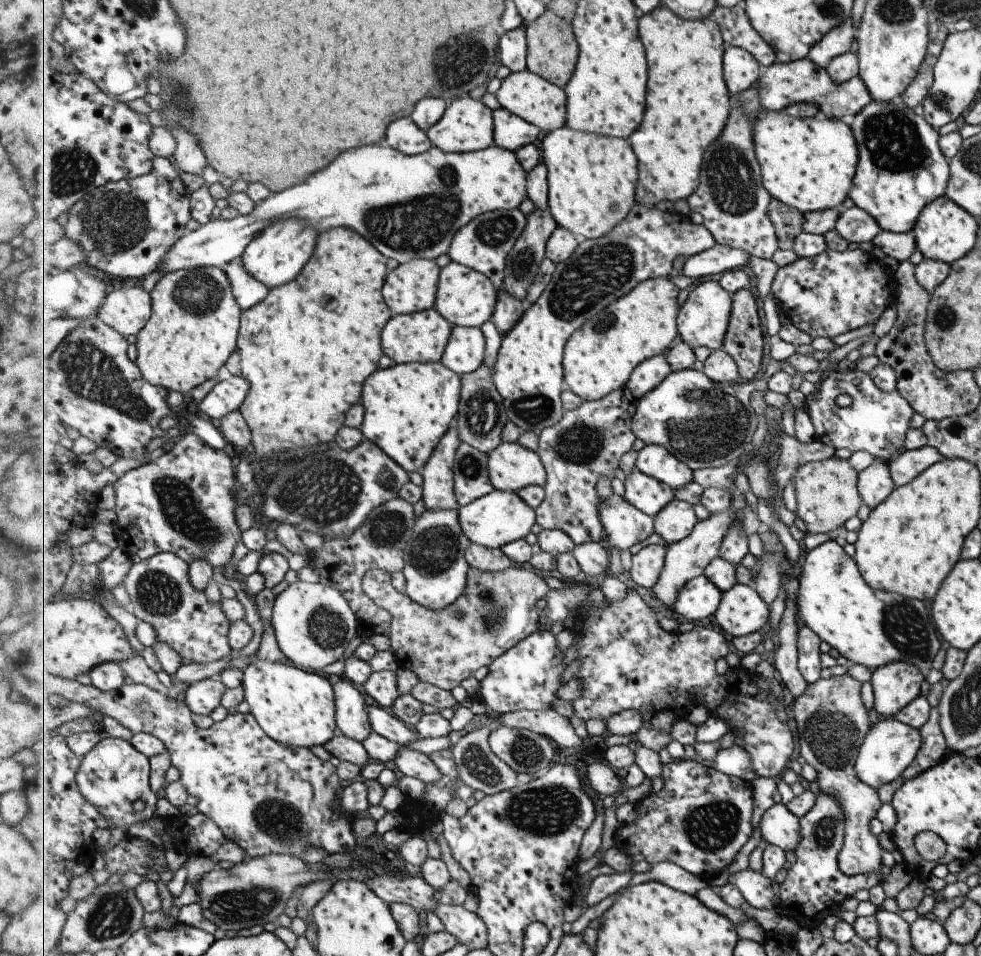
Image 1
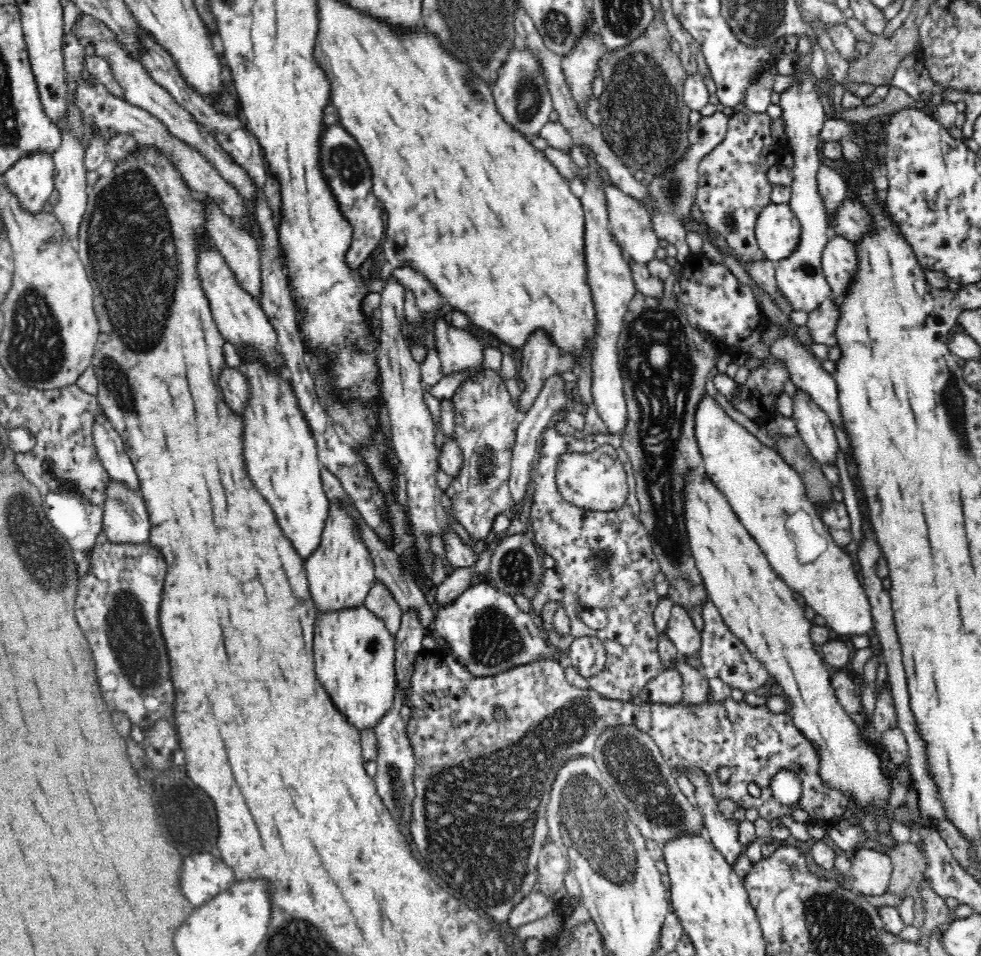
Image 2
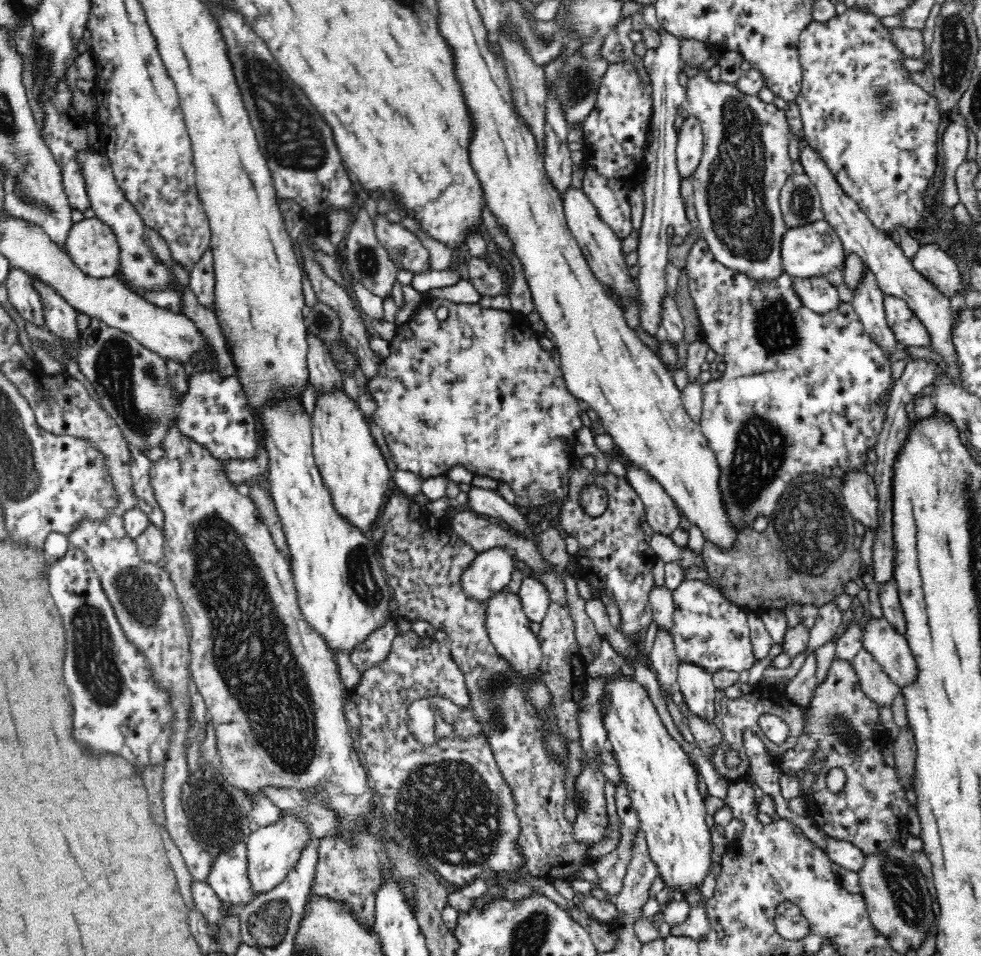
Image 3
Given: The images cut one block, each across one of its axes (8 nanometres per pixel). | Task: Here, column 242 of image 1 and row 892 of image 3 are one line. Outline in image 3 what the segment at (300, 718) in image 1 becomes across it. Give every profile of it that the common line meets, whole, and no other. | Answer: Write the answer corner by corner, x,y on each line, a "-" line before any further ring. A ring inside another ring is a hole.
631,669
606,675
603,678
603,695
599,700
599,711
603,727
607,732
607,744
613,752
622,780
628,787
628,796
639,817
639,826
644,830
650,857
658,867
658,876
672,892
679,892
678,899
696,885
702,886
704,878
710,872
713,844
709,828
705,821
706,810
702,796
699,794
699,780
694,774
688,754
682,750
668,728
658,715
648,691
634,679

